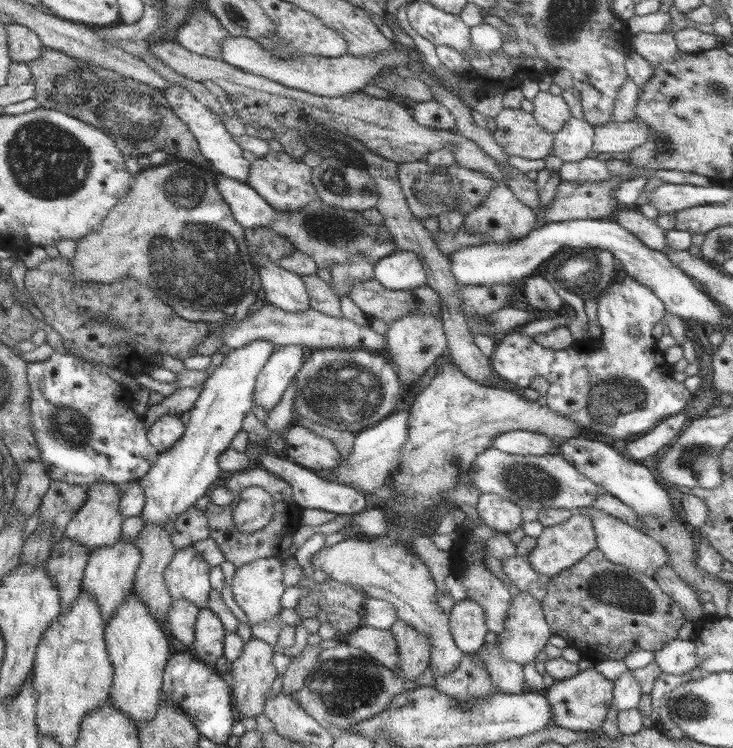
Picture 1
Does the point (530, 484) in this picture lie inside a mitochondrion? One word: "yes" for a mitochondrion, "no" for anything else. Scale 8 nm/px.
yes

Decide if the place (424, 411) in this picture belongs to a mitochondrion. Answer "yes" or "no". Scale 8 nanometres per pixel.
no

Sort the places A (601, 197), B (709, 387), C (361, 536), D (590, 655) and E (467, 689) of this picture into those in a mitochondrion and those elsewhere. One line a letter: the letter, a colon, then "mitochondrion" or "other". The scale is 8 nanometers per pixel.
A: other
B: other
C: other
D: other
E: mitochondrion

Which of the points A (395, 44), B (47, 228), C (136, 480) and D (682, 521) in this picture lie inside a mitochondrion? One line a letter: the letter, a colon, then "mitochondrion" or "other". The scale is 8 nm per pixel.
A: other
B: other
C: other
D: other

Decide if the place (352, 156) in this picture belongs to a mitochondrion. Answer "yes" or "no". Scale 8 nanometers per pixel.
yes

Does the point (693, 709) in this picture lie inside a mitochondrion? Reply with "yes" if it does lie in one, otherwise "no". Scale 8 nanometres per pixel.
yes

